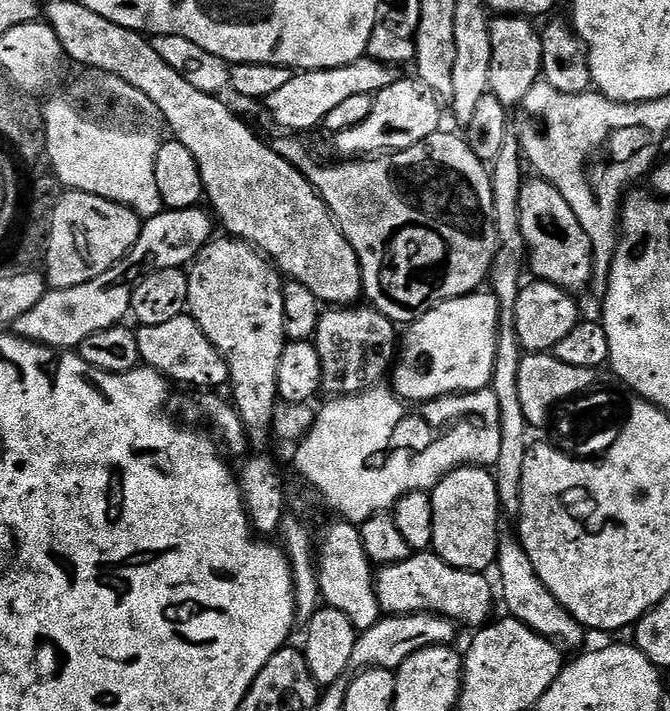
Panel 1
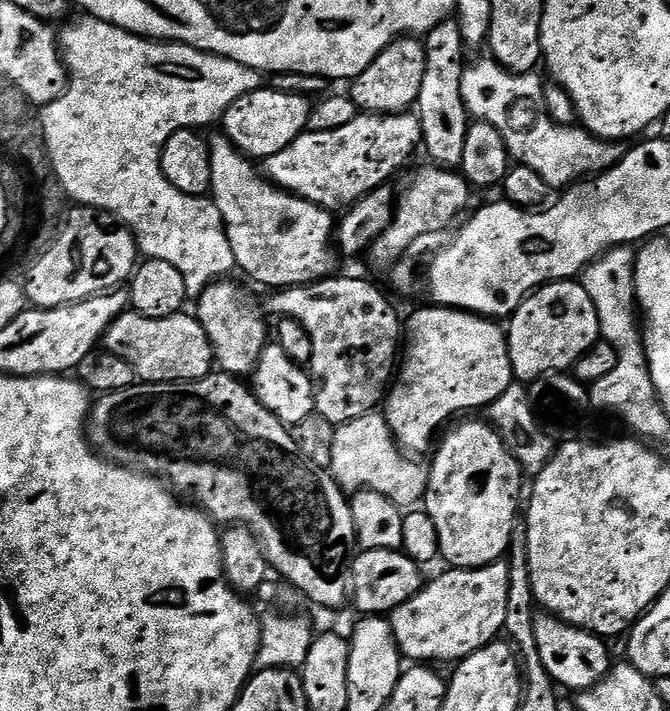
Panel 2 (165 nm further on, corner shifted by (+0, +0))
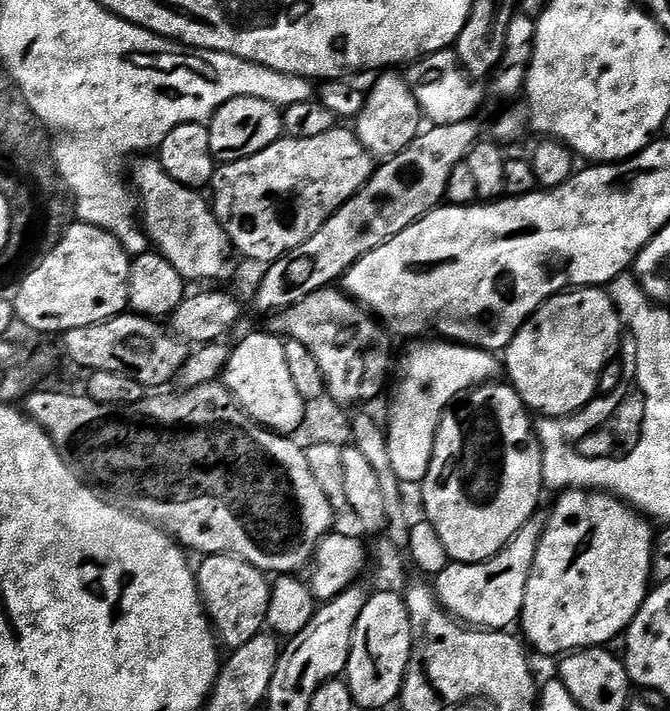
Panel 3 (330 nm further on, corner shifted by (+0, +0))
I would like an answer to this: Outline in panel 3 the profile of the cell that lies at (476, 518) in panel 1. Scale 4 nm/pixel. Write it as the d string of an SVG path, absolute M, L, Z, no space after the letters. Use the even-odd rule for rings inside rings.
M487 383L460 395L441 414L429 472L422 483L427 523L438 530L449 561L457 564L477 564L497 556L531 516L537 515L540 492L545 491L542 452L530 410L511 383L498 383Z

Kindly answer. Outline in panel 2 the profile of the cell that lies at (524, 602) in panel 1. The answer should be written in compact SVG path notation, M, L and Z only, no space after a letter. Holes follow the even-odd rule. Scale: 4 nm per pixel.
M540 614L535 619L534 642L538 642L538 658L542 658L542 666L561 689L592 688L607 674L610 659L608 648L604 645L607 643L601 637L587 632L585 628L575 628L551 614Z

